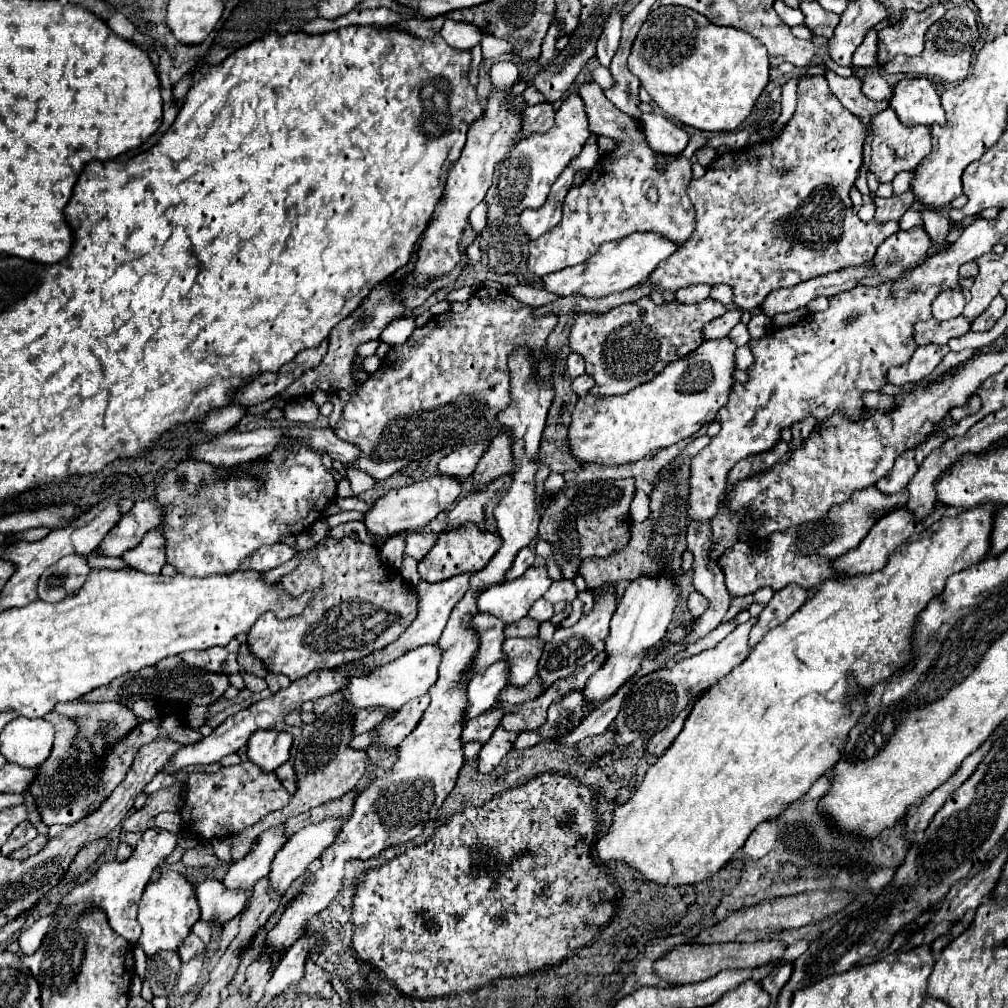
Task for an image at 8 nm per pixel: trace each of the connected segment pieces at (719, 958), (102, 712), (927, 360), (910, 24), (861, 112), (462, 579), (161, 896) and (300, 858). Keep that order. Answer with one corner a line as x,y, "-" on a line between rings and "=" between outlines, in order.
756,940
756,942
728,942
728,944
682,944
674,946
662,958
654,962
654,974
662,980
678,986
700,982
706,978
716,976
722,970
736,970
736,968
760,968
768,966
770,962
778,962
786,952
786,944
780,940
=
58,702
54,712
76,718
80,726
80,736
88,738
98,754
102,756
106,746
112,746
122,736
126,736
136,726
136,716
122,704
102,702
102,704
84,704
84,702
=
936,344
918,346
906,364
894,366
888,370
888,382
898,386
908,382
920,382
936,370
936,366
942,362
942,358
948,352
950,352
948,346
936,346
=
928,6
922,12
906,12
898,26
888,26
878,32
878,66
882,68
896,54
920,54
925,45
926,30
946,14
946,6
=
826,74
826,80
830,84
830,90
834,90
834,94
840,98
840,102
846,104
850,112
860,116
866,126
872,116
890,106
890,102
870,102
866,94
862,94
862,80
858,76
842,78
838,74
=
458,574
458,578
448,578
446,582
438,582
438,584
420,582
416,586
420,604
418,604
418,618
414,620
414,624
396,642
392,642
390,646
384,646
382,650
374,650
366,658
360,658
358,662
348,662
346,666
340,666
338,670
374,670
374,668
380,668
380,666
396,660
398,656
406,654
408,650
414,650
414,648
424,646
424,644
436,644
442,630
444,630
444,626
446,626
446,622
448,622
448,616
450,616
452,608
460,602
460,598
470,588
470,578
472,578
472,574
=
174,870
162,872
160,878
154,884
148,884
142,894
138,908
138,924
142,926
142,934
136,946
140,946
148,958
152,958
162,950
178,950
178,946
186,940
186,936
192,930
192,924
198,918
200,918
200,908
196,902
194,886
=
328,818
326,822
304,826
300,832
290,836
286,846
282,846
270,864
270,888
284,896
290,884
306,872
308,864
334,842
342,824
344,820
340,818

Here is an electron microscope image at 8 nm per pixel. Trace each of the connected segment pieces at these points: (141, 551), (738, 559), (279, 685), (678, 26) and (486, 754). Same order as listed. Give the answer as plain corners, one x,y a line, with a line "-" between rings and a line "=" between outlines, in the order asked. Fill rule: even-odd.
150,530
144,534
142,542
136,548
126,550
122,554
122,560
140,572
146,574
158,574
162,566
166,564
166,554
164,554
164,538
160,536
158,530
=
870,486
866,490
854,492
848,502
834,506
830,514
818,522
800,524
786,532
774,532
758,544
750,540
736,542
718,558
718,566
724,572
730,596
754,594
758,588
764,586
770,586
772,590
780,590
788,584
816,588
820,582
834,576
834,570
830,566
832,560
842,556
850,548
856,548
864,538
864,534
874,526
874,520
870,520
872,510
890,510
894,506
904,506
906,500
908,500
906,490
886,498
886,494
882,492
878,494
878,490
=
268,674
268,676
266,676
266,682
268,682
270,692
278,692
278,690
290,686
290,680
288,680
284,674
=
658,6
650,12
650,18
642,24
634,40
628,66
652,96
652,102
660,106
668,118
708,132
736,130
752,114
770,76
766,48
754,36
738,28
712,24
706,16
680,6
=
496,728
494,734
490,736
490,740
486,744
482,744
482,748
478,752
478,770
482,774
492,772
500,764
504,754
512,748
514,740
516,740
514,732
506,732
502,728

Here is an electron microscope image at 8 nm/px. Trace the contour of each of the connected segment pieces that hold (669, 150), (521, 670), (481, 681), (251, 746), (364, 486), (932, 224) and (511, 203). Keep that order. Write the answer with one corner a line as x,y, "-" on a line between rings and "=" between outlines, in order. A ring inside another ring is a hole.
642,114
640,118
648,144
662,154
680,154
688,144
688,134
662,114
=
506,638
504,640
504,654
506,654
506,662
510,664
508,684
522,688
536,674
536,666
538,666
538,660
540,660
540,654
542,654
542,642
538,638
=
496,662
468,682
466,688
468,706
464,712
464,722
476,718
478,714
484,714
496,704
500,690
506,686
506,668
508,668
506,662
=
258,730
248,740
248,760
266,772
274,772
290,758
292,736
278,730
=
348,468
346,474
348,474
348,480
350,480
352,490
354,490
356,496
362,494
362,492
366,492
366,490
370,490
370,488
374,488
374,484
376,484
376,478
370,478
370,474
366,474
364,470
=
924,210
922,222
924,222
922,224
924,230
930,234
930,242
934,242
934,246
942,246
950,232
950,222
934,210
=
572,94
556,110
556,122
548,132
530,134
522,138
508,154
508,158
498,164
498,170
494,172
496,180
484,198
488,206
488,224
484,230
490,232
498,216
520,214
526,208
534,208
534,210
542,208
552,184
562,174
562,170
570,164
570,160
580,154
588,138
590,138
590,130
584,112
584,102
578,94

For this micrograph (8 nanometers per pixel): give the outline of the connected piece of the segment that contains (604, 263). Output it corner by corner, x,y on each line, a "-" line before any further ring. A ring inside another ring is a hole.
638,232
638,234
626,236
622,240
602,244
602,250
598,250
584,264
578,264
574,268
566,268
566,270
552,272
552,274
544,276
542,278
544,290
558,294
562,298
572,296
572,294
580,294
580,296
586,296
586,298
602,298
602,296
608,296
608,294
614,294
614,292
624,292
630,286
636,286
642,280
646,280
650,276
650,272
676,250
678,250
676,244
672,244
666,238
660,238
658,234

